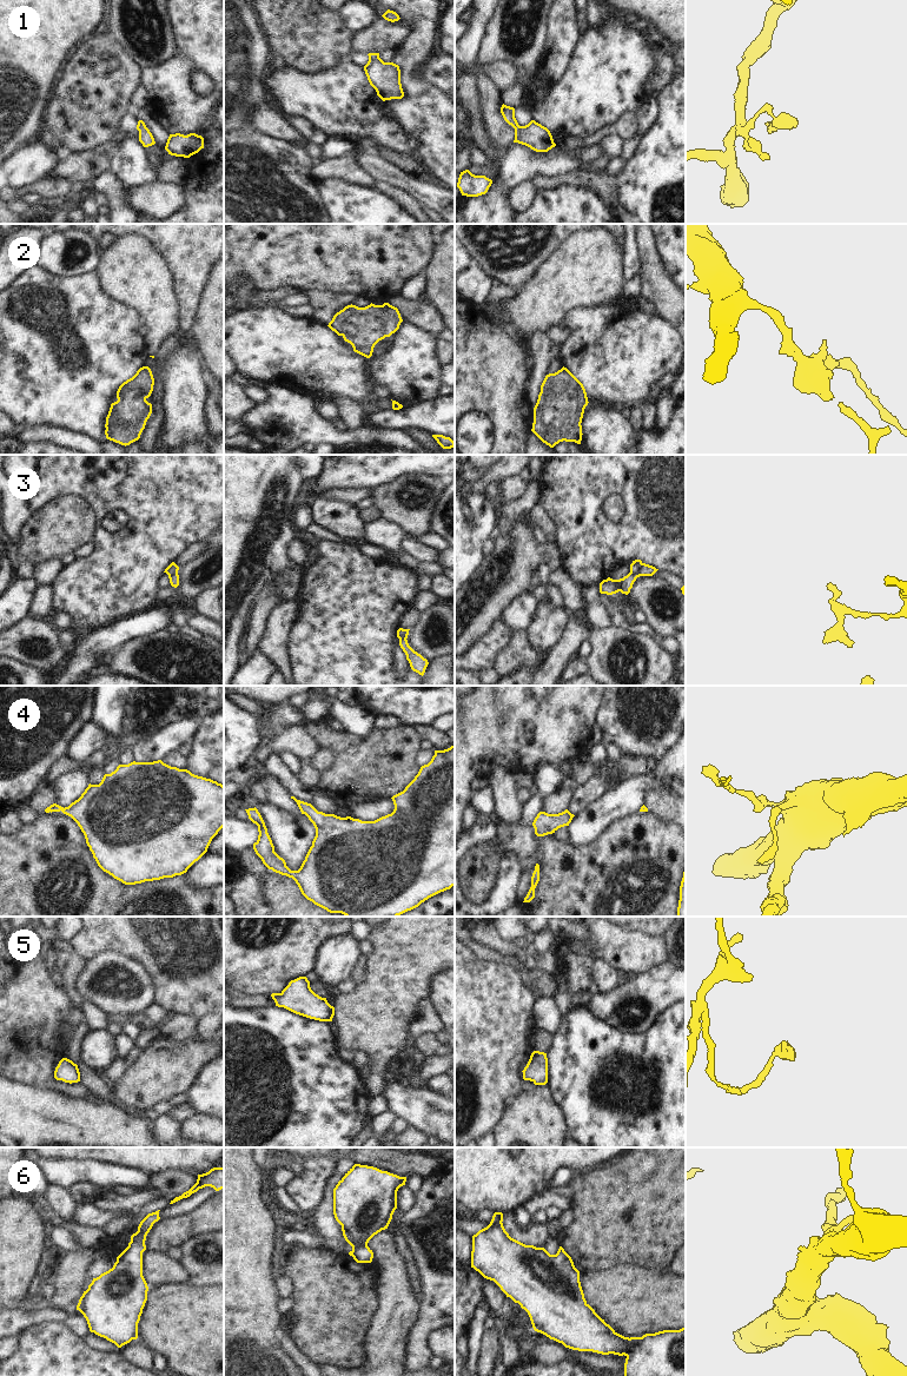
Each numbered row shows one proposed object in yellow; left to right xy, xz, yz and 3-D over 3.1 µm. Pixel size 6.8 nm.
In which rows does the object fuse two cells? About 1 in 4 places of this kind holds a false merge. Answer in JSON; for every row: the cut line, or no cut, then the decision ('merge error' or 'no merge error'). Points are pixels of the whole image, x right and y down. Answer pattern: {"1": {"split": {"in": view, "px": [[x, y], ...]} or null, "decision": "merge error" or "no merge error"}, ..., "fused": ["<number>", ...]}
{"1": {"split": null, "decision": "no merge error"}, "2": {"split": null, "decision": "no merge error"}, "3": {"split": {"in": "yz", "px": [[643, 563], [637, 571], [630, 573]]}, "decision": "merge error"}, "4": {"split": null, "decision": "no merge error"}, "5": {"split": null, "decision": "no merge error"}, "6": {"split": null, "decision": "no merge error"}, "fused": ["3"]}

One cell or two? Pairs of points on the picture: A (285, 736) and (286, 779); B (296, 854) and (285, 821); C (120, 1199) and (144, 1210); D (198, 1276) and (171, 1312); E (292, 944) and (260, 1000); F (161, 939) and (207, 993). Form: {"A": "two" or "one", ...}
{"A": "two", "B": "one", "C": "two", "D": "two", "E": "two", "F": "one"}

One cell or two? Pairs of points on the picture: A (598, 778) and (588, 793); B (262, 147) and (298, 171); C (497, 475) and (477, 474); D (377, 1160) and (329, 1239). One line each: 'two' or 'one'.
A: one
B: one
C: two
D: two

